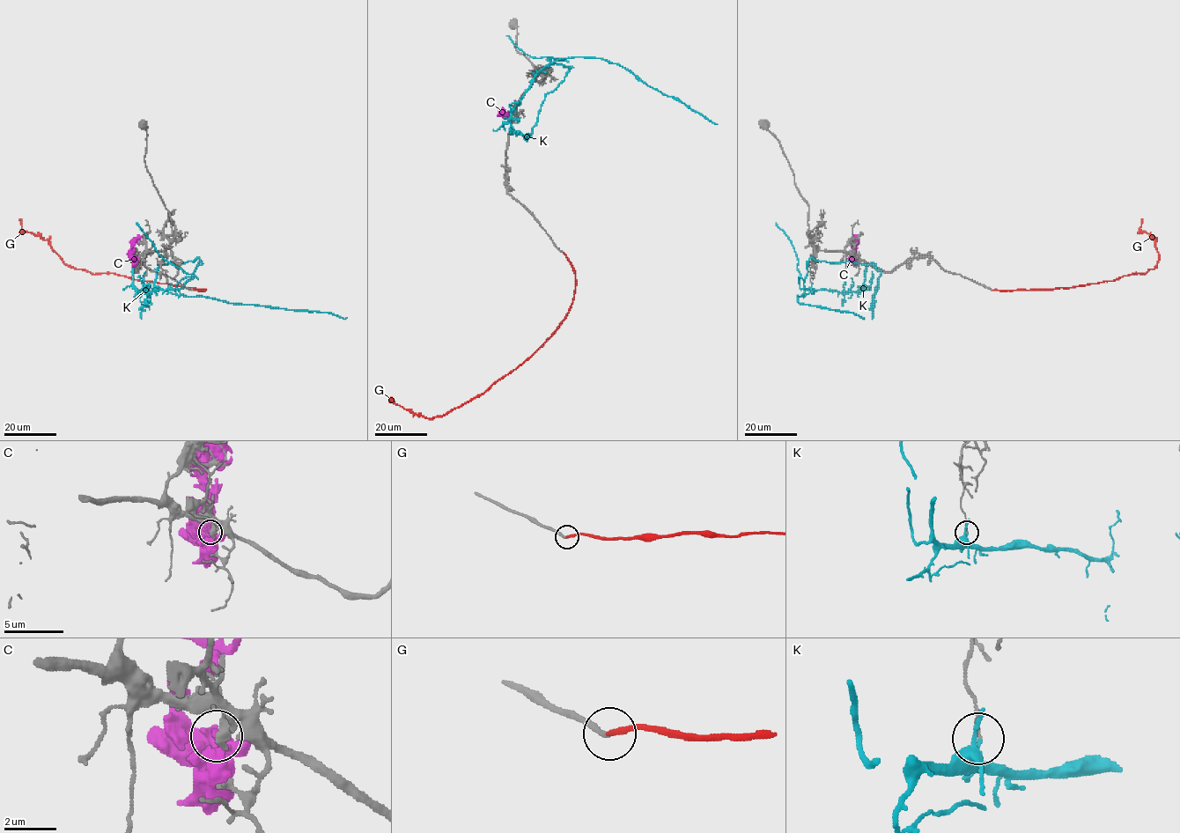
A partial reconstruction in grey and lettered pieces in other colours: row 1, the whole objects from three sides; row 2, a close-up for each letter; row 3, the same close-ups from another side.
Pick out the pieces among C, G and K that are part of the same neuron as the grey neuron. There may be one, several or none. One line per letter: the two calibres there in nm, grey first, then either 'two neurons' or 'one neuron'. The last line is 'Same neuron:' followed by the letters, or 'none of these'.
C: calibres 300 and 260 nm; two neurons
G: calibres 190 and 200 nm; one neuron
K: calibres 110 and 190 nm; two neurons
Same neuron: G

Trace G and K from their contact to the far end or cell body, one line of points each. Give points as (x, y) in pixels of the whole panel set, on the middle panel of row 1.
G: (564, 252), (574, 273), (572, 302), (555, 332), (530, 357), (483, 393), (432, 418), (392, 399), (389, 402)
K: (538, 71), (561, 58), (604, 59), (628, 69), (648, 85), (677, 98), (717, 124)

